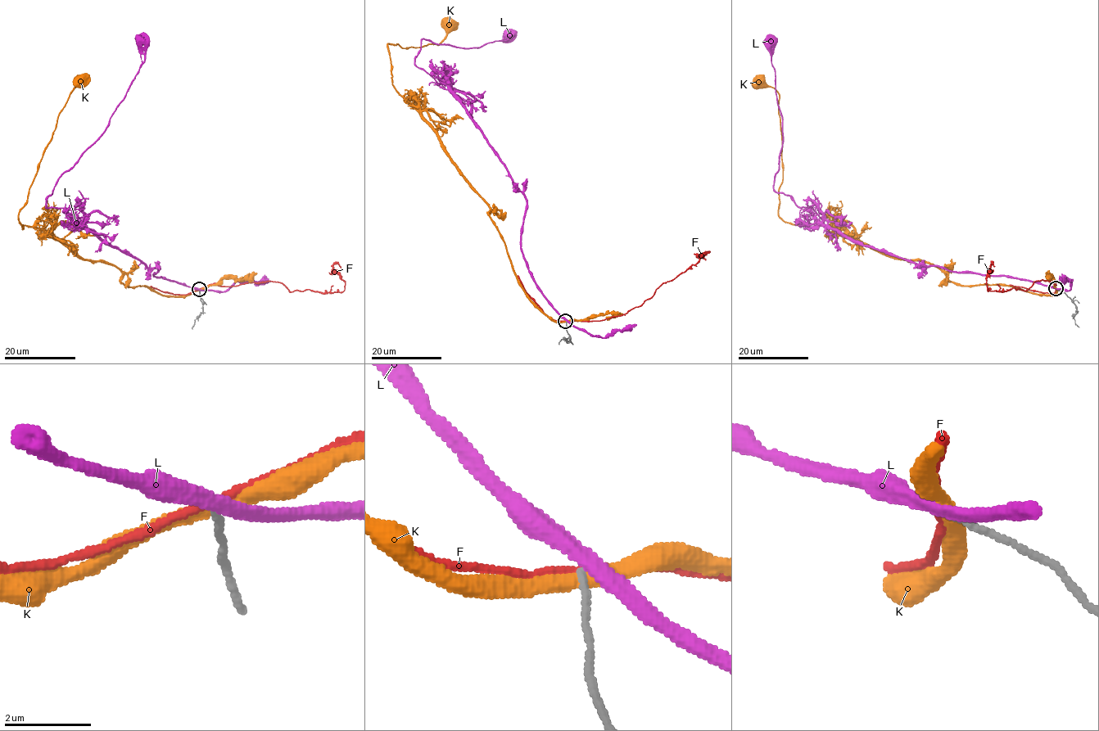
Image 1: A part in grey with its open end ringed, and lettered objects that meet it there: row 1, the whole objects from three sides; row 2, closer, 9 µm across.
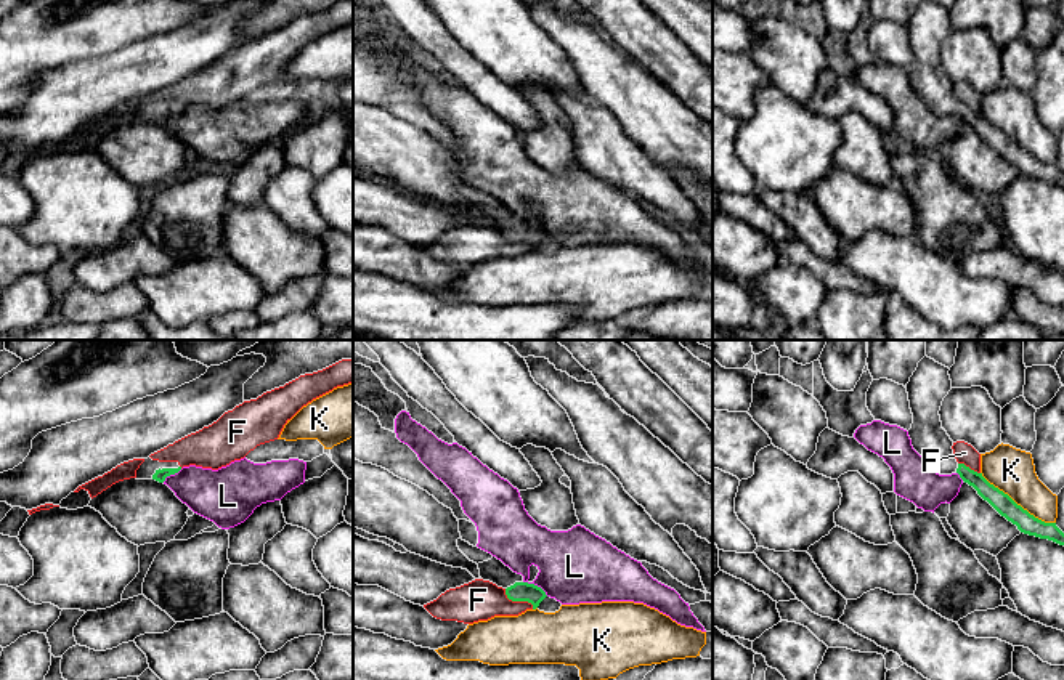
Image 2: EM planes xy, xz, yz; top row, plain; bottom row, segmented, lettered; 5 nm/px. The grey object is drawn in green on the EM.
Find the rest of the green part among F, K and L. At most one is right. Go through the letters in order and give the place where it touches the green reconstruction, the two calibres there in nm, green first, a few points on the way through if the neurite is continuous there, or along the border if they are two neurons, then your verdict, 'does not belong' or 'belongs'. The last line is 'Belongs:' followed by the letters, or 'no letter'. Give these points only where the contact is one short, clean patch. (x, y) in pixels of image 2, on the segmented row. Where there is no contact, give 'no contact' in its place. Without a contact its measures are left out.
F: meets green in xz at (517, 600); 100 nm thick on the green side, 200 nm on the other; border along xz (504, 589), (509, 599), (527, 600), (533, 608); does not belong
K: meets green in yz at (1016, 504); 100 nm thick on the green side, 220 nm on the other; border along yz (981, 472), (990, 483), (1031, 514), (1055, 523); does not belong
L: meets green in xz at (536, 586); 100 nm thick on the green side, 360 nm on the other; border along xz (523, 581), (536, 584), (548, 595); does not belong
Belongs: no letter

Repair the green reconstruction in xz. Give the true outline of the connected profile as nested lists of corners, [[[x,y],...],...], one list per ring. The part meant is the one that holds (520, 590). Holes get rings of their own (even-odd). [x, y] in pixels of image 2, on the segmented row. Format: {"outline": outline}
{"outline": [[[496,557],[478,563],[478,569],[483,581],[489,581],[497,587],[502,587],[507,598],[512,601],[528,601],[533,605],[533,609],[536,609],[547,597],[541,587],[525,582],[522,574],[514,573]]]}

